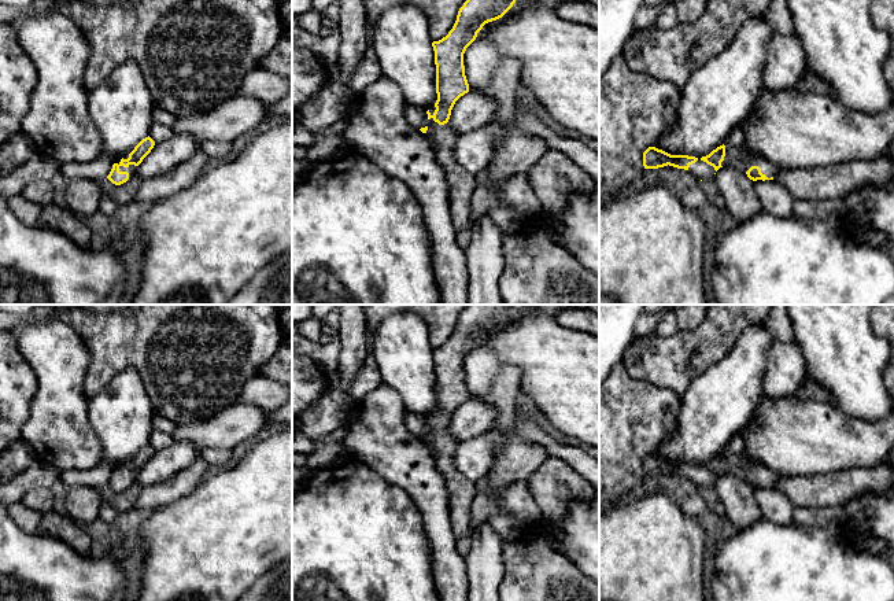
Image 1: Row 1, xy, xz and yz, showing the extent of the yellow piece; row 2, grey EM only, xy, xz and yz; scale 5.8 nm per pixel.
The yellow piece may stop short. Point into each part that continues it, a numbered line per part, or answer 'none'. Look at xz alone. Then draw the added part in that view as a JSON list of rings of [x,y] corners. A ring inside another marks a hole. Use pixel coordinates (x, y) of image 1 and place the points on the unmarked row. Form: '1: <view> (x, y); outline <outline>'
1: xz (461, 490); outline [[[431,425],[426,442],[448,491],[451,528],[455,537],[461,538],[469,531],[470,509],[476,495],[474,482],[466,479],[455,467],[454,456],[458,443],[447,431],[439,432]]]

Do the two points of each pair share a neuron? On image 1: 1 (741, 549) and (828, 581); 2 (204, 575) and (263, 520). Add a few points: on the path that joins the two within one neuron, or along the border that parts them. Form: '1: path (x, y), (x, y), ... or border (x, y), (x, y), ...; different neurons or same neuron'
1: path (763, 571), (783, 581), (806, 581); same neuron
2: path (220, 560), (248, 531); same neuron

